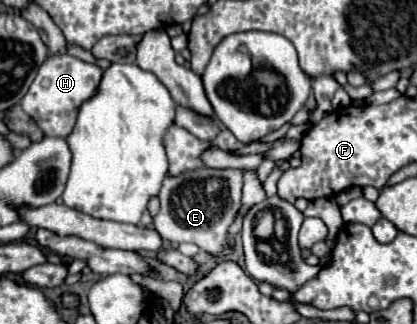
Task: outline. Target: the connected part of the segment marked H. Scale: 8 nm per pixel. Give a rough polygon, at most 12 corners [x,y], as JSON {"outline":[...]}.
{"outline":[[72,55],[40,67],[20,107],[48,137],[68,137],[102,69]]}

